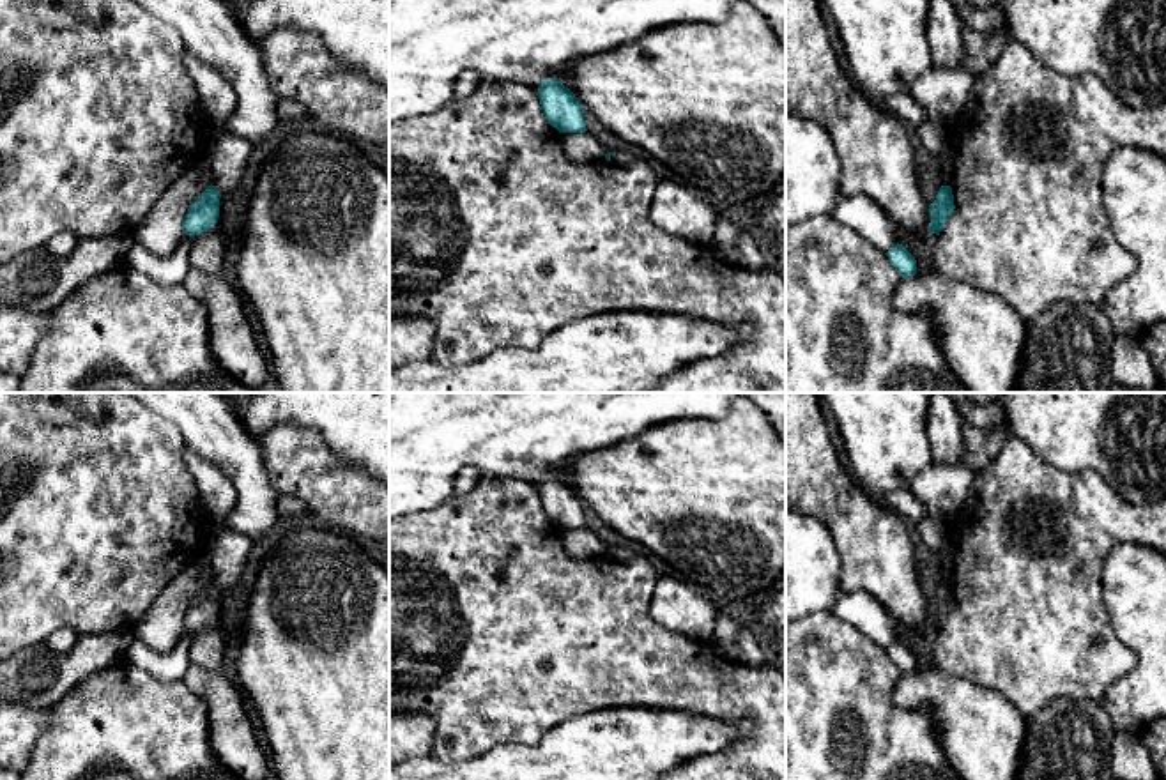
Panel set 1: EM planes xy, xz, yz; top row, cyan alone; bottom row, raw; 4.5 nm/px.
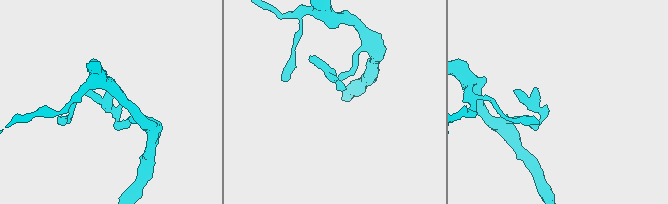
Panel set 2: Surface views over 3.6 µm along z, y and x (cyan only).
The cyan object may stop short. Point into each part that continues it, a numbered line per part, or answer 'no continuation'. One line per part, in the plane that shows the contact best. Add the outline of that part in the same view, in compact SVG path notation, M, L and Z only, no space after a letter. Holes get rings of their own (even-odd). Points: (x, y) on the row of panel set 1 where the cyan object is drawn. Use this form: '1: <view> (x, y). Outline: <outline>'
no continuation

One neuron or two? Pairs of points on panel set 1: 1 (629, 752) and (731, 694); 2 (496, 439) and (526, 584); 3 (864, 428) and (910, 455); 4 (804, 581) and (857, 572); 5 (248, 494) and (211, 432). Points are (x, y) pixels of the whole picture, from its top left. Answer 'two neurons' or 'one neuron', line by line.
1: two neurons
2: two neurons
3: one neuron
4: two neurons
5: one neuron

